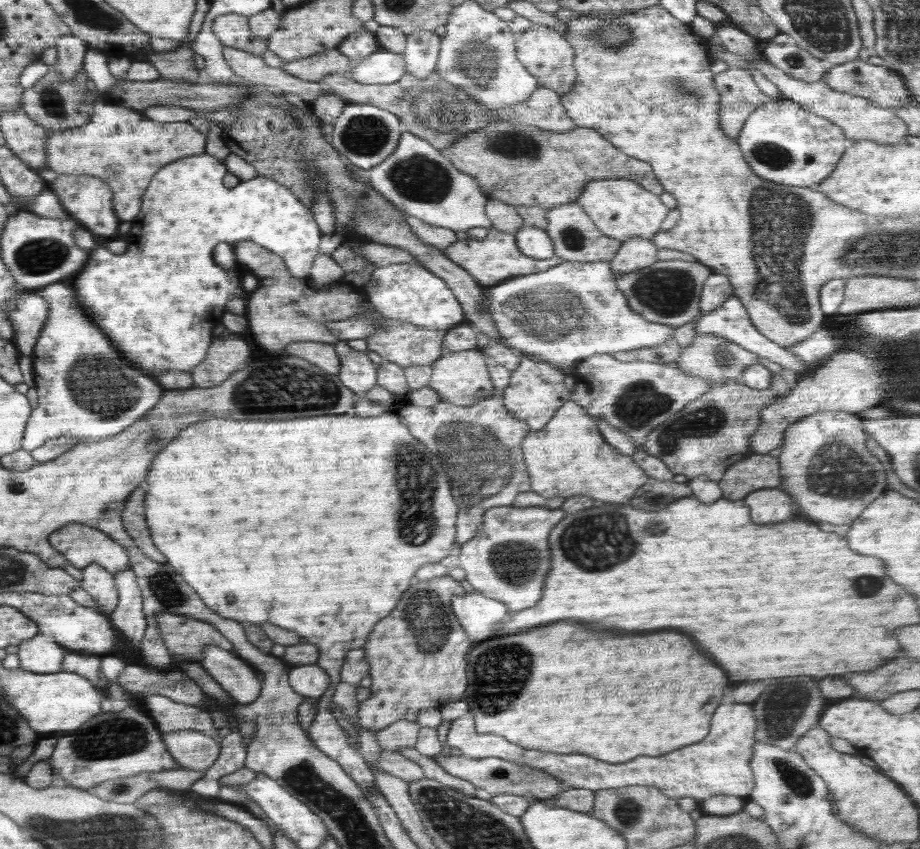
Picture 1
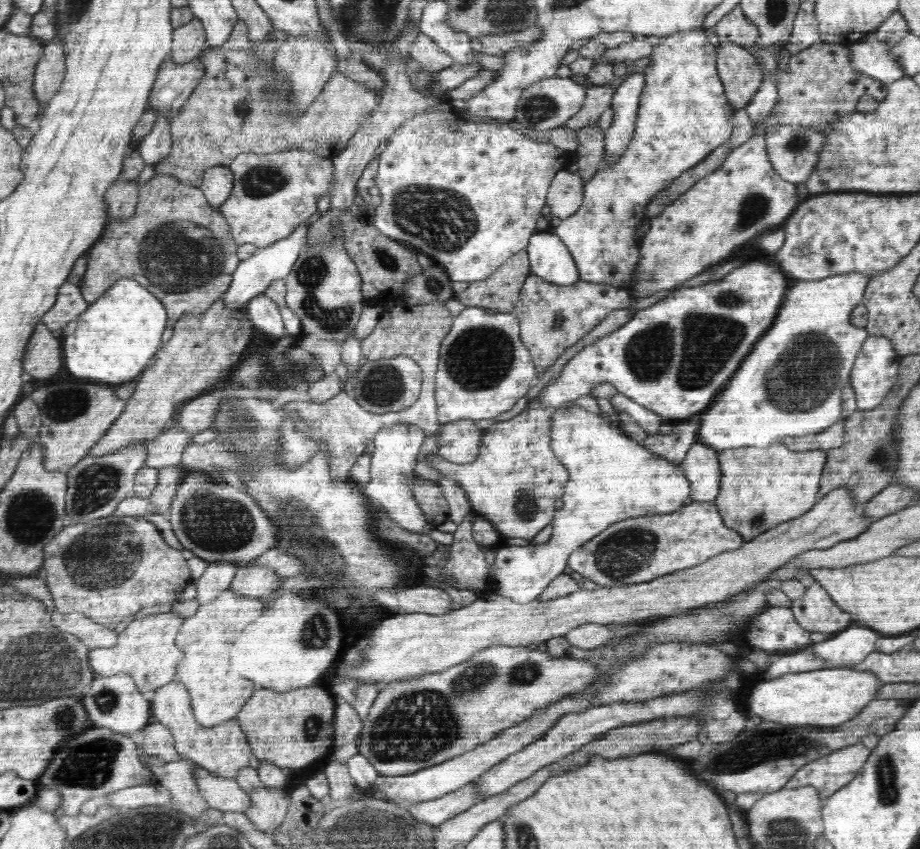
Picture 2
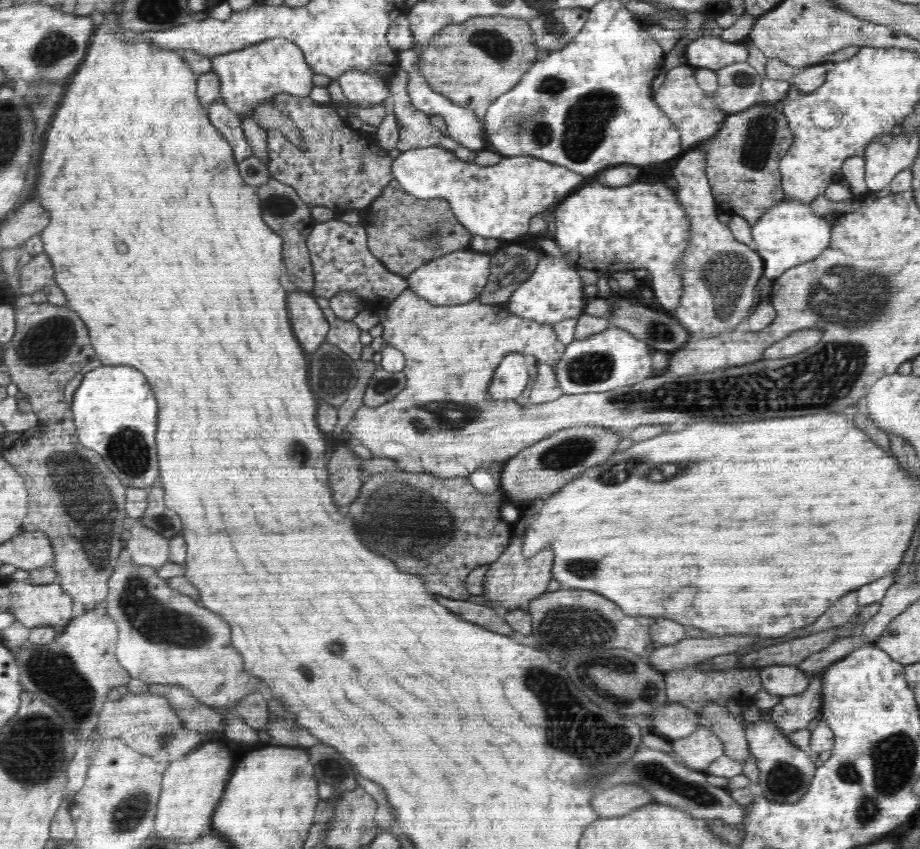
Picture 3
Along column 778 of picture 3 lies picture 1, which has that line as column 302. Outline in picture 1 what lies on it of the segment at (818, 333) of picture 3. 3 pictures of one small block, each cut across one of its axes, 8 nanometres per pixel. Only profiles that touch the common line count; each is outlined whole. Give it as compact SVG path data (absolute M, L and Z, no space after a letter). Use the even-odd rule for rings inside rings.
M290 342L286 355L298 356L315 364L318 368L337 375L340 372L340 359L334 345L318 342Z

